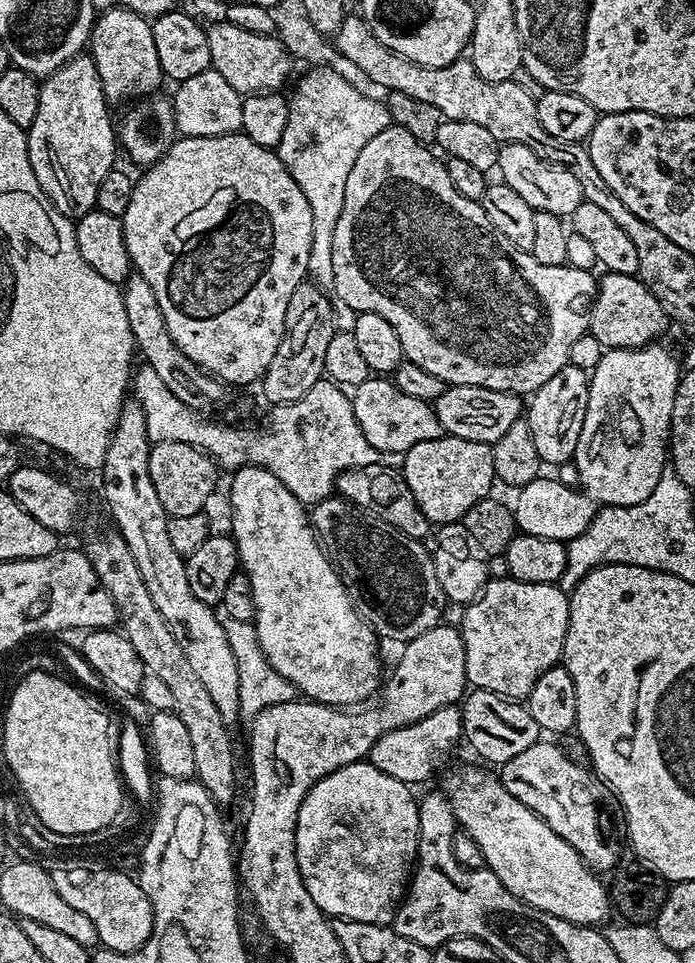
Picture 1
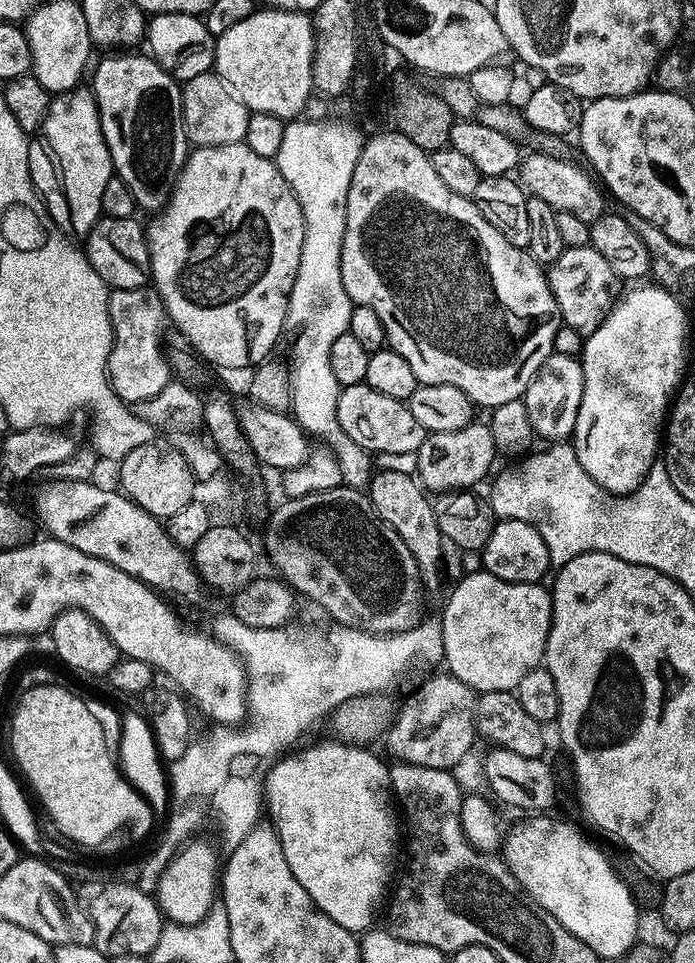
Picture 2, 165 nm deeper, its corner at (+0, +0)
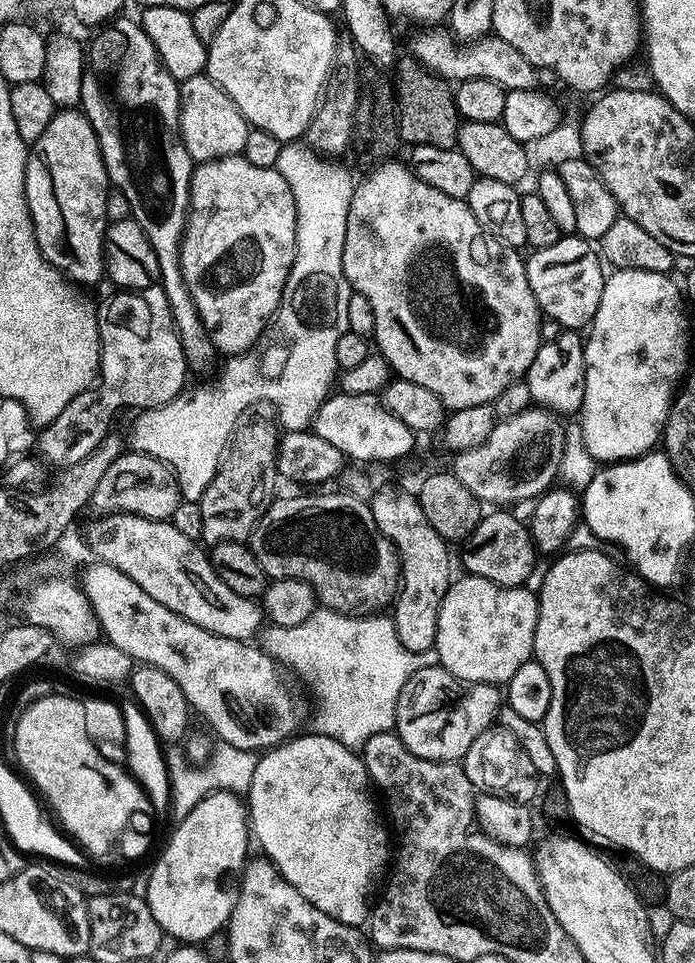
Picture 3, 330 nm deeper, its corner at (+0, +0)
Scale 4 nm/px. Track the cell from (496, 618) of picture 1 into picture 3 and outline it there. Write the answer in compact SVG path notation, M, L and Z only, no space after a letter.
M467 574L453 579L438 614L435 653L447 672L470 684L507 685L518 666L533 659L534 630L540 605L531 587L503 588Z

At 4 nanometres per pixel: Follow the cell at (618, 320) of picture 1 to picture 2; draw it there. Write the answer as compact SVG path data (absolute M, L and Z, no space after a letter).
M591 246L586 248L565 248L561 256L550 265L546 272L548 284L552 287L560 306L560 317L569 328L578 330L585 338L592 336L614 308L612 295L616 292L618 277L610 270L610 262Z

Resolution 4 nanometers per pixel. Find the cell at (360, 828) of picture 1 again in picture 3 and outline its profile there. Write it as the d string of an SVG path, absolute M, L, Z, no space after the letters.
M297 735L259 757L252 785L246 793L250 832L255 843L256 840L260 843L264 851L261 853L306 902L318 906L318 910L338 922L360 926L363 920L365 923L369 919L370 901L390 864L390 832L380 825L363 759L333 736L315 735Z

